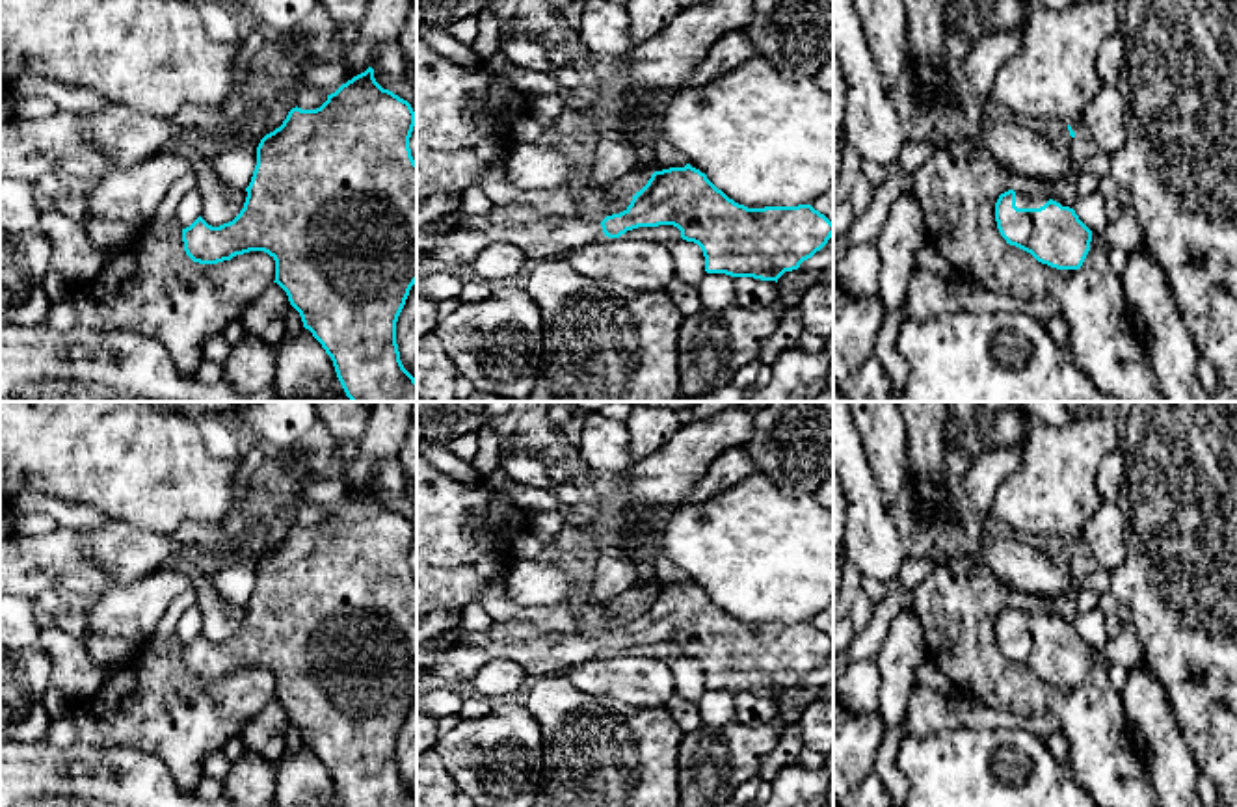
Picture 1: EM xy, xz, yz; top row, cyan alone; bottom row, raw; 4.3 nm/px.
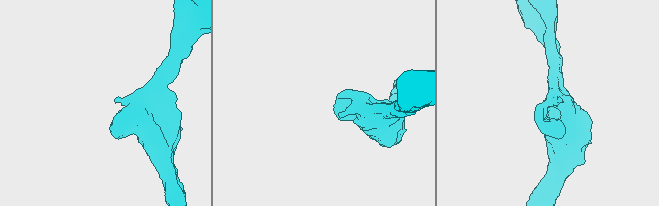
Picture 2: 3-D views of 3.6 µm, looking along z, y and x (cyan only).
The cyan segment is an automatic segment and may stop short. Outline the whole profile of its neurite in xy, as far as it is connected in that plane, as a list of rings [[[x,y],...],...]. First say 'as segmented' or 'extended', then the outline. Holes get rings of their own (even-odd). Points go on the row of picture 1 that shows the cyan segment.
as segmented; [[[374,69],[342,84],[316,110],[292,108],[279,128],[266,134],[257,147],[257,165],[247,197],[240,214],[219,227],[208,225],[201,216],[182,229],[186,255],[199,264],[218,264],[249,251],[264,251],[275,260],[275,281],[288,296],[290,305],[299,312],[303,327],[322,344],[331,357],[337,377],[352,402],[417,402],[417,379],[404,368],[396,344],[396,322],[406,305],[411,286],[417,283],[417,162],[411,156],[409,138],[417,125],[411,104],[389,89],[383,89]]]

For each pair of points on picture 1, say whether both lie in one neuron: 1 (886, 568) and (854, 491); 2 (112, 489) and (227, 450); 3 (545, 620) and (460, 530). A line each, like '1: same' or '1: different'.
1: same
2: different
3: same

